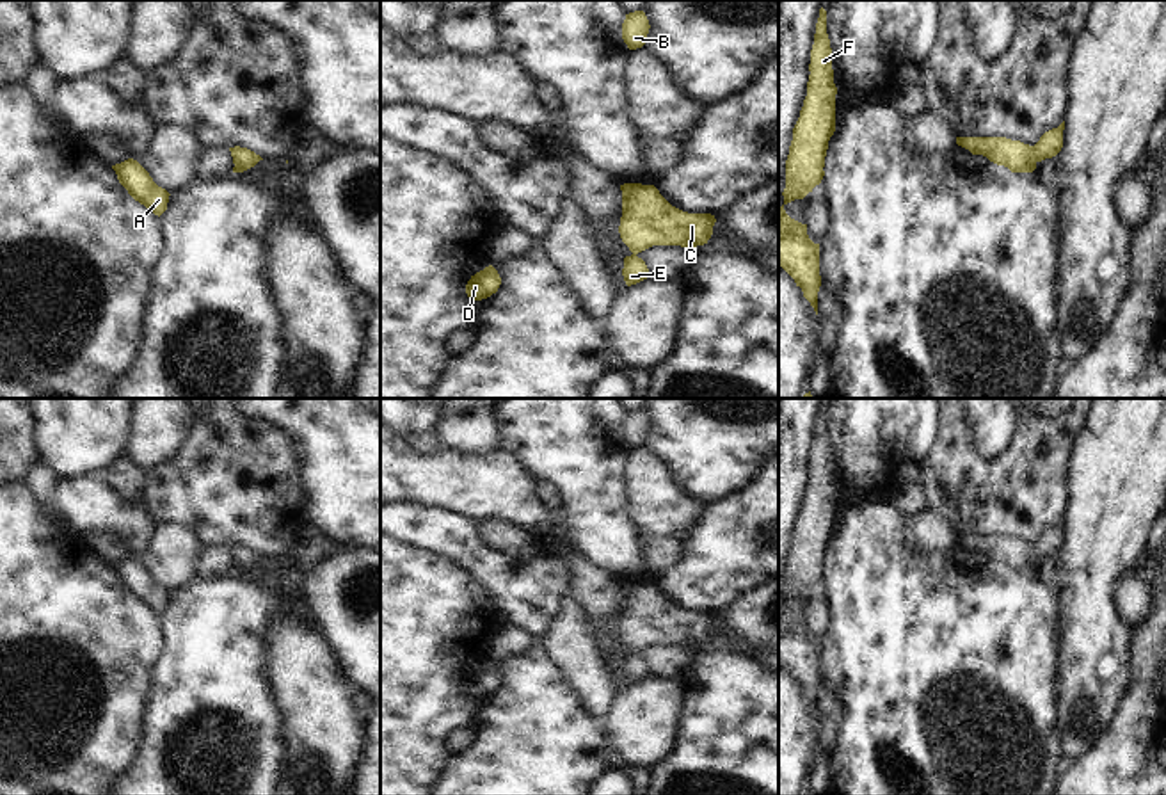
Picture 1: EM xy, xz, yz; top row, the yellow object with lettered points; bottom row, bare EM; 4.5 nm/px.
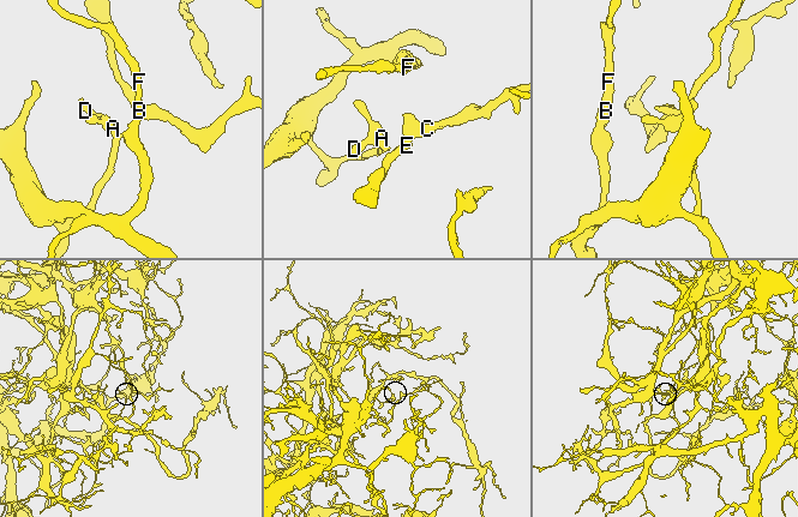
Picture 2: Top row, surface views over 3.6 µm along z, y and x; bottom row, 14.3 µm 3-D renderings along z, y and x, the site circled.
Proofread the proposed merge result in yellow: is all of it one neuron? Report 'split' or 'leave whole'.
leave whole

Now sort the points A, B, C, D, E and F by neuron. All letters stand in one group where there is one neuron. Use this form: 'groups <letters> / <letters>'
groups A B C D E F

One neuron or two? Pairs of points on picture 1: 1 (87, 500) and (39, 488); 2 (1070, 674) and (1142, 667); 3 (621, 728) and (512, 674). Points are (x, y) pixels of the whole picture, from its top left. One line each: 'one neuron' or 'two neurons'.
1: two neurons
2: two neurons
3: two neurons

